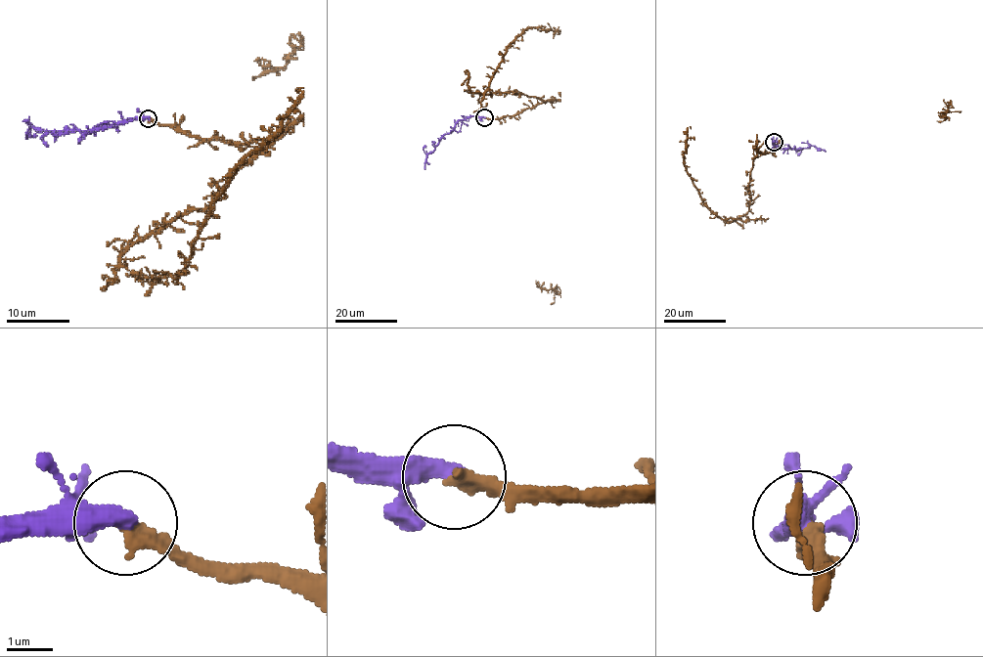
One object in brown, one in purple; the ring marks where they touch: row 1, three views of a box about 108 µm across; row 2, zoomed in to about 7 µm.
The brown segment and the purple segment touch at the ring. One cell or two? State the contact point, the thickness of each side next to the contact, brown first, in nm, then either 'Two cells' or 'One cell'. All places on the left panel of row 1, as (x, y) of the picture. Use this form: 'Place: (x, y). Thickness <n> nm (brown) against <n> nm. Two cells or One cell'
Place: (148, 118). Thickness 280 nm (brown) against 440 nm. One cell

